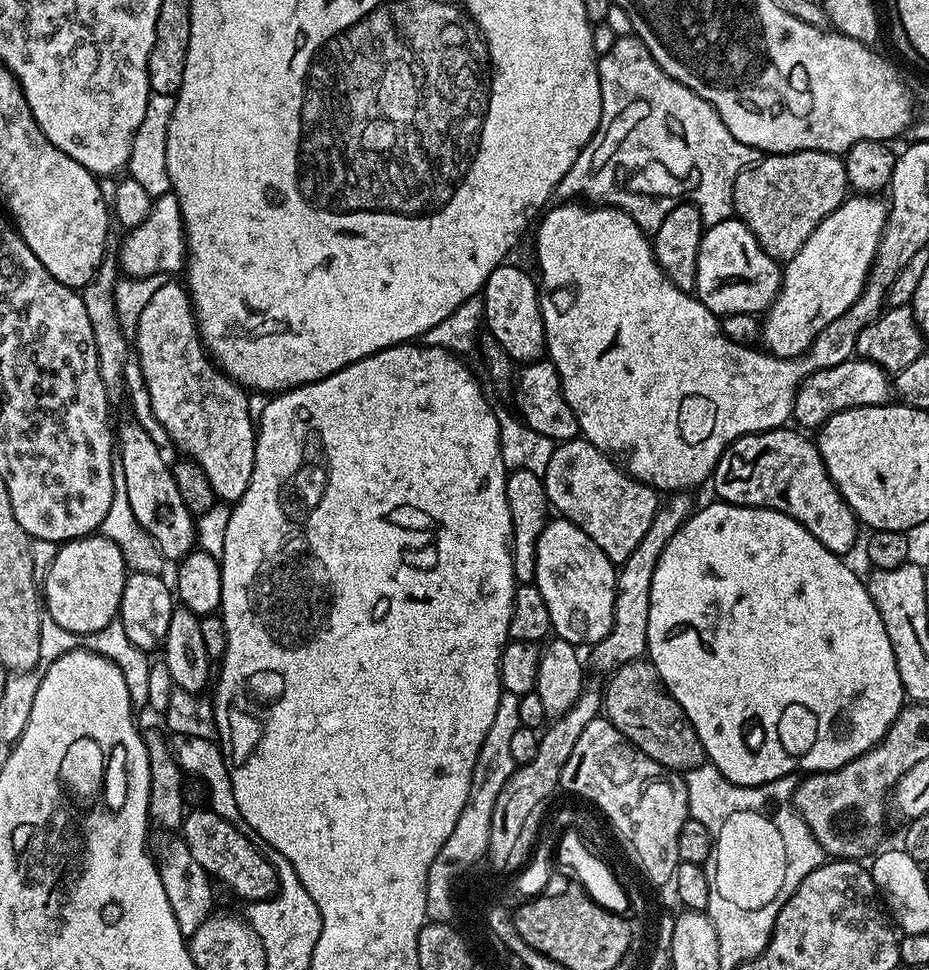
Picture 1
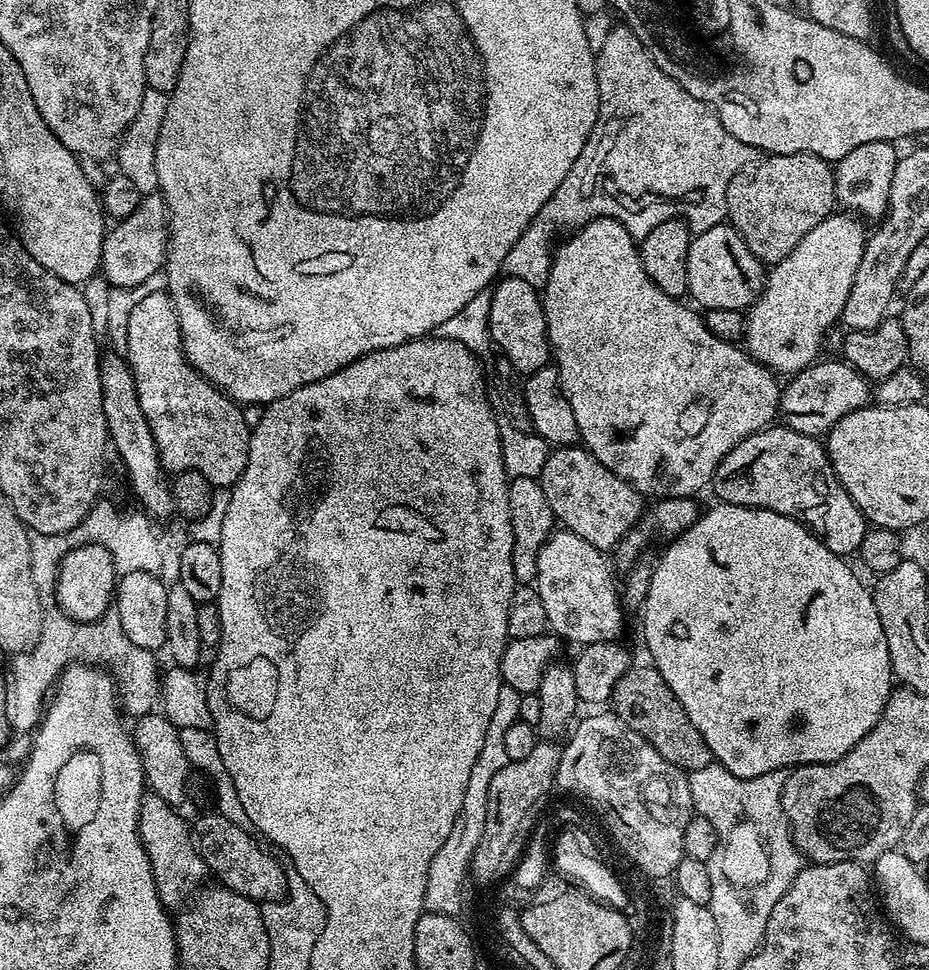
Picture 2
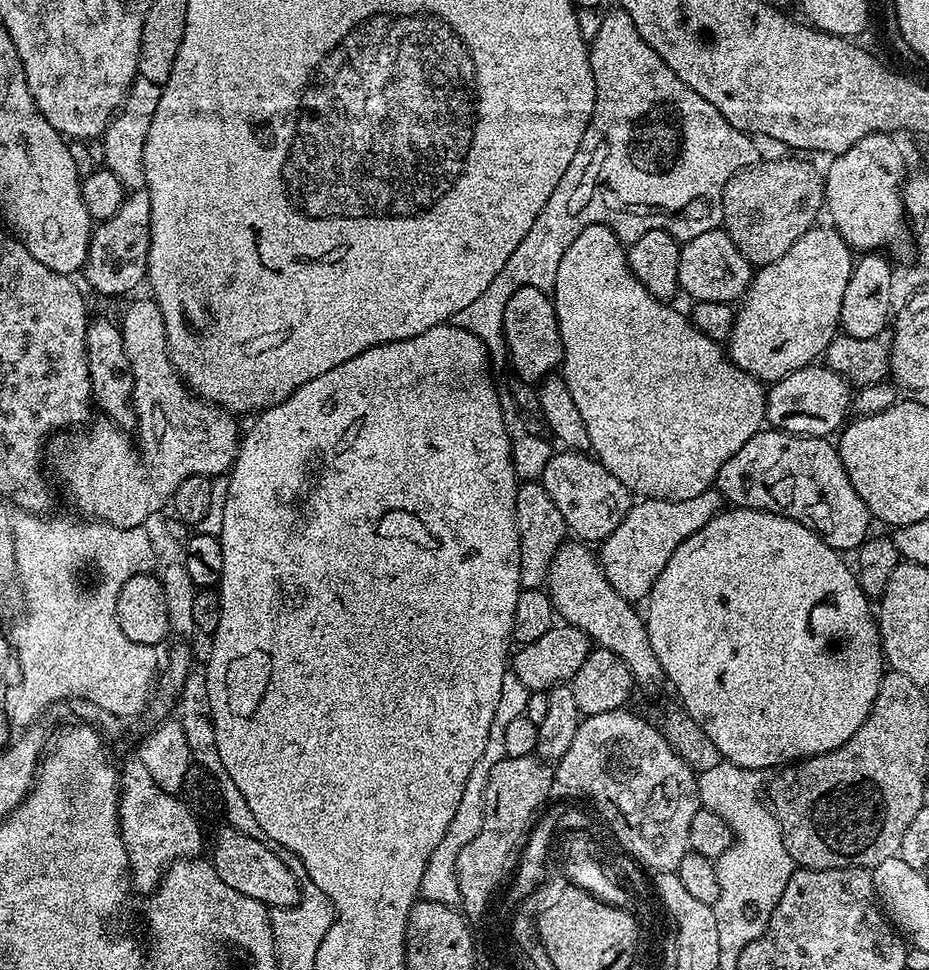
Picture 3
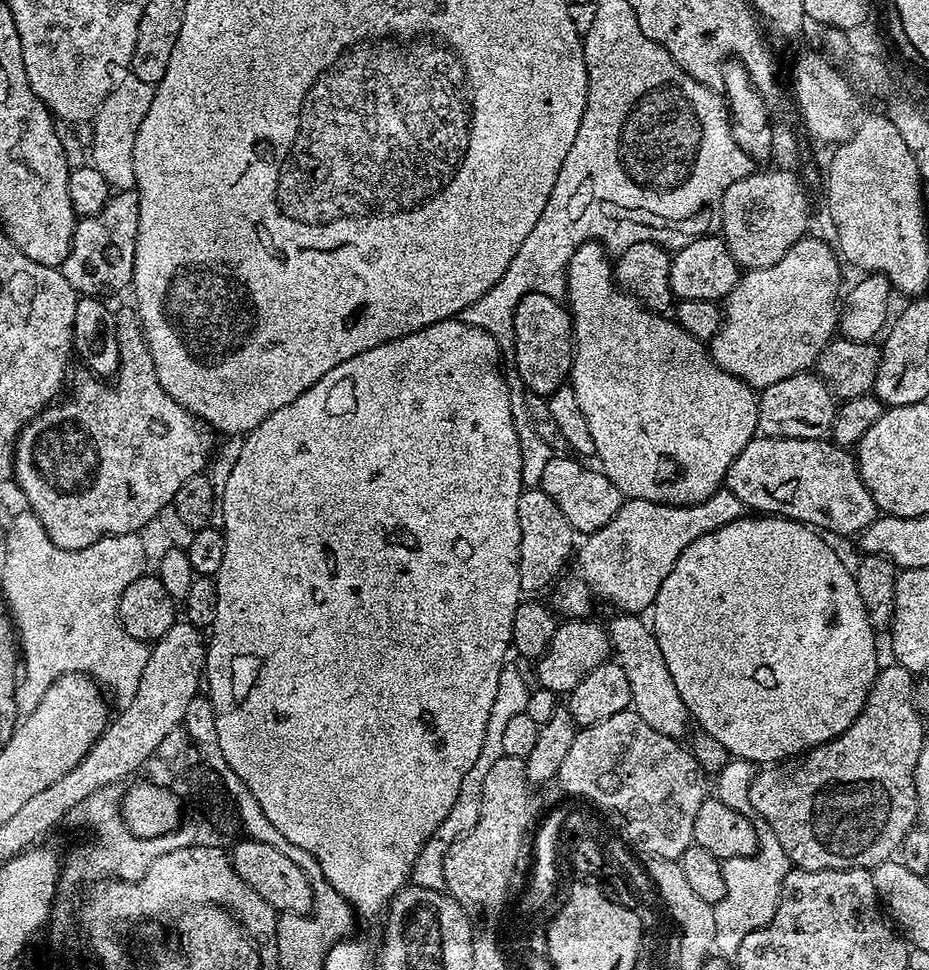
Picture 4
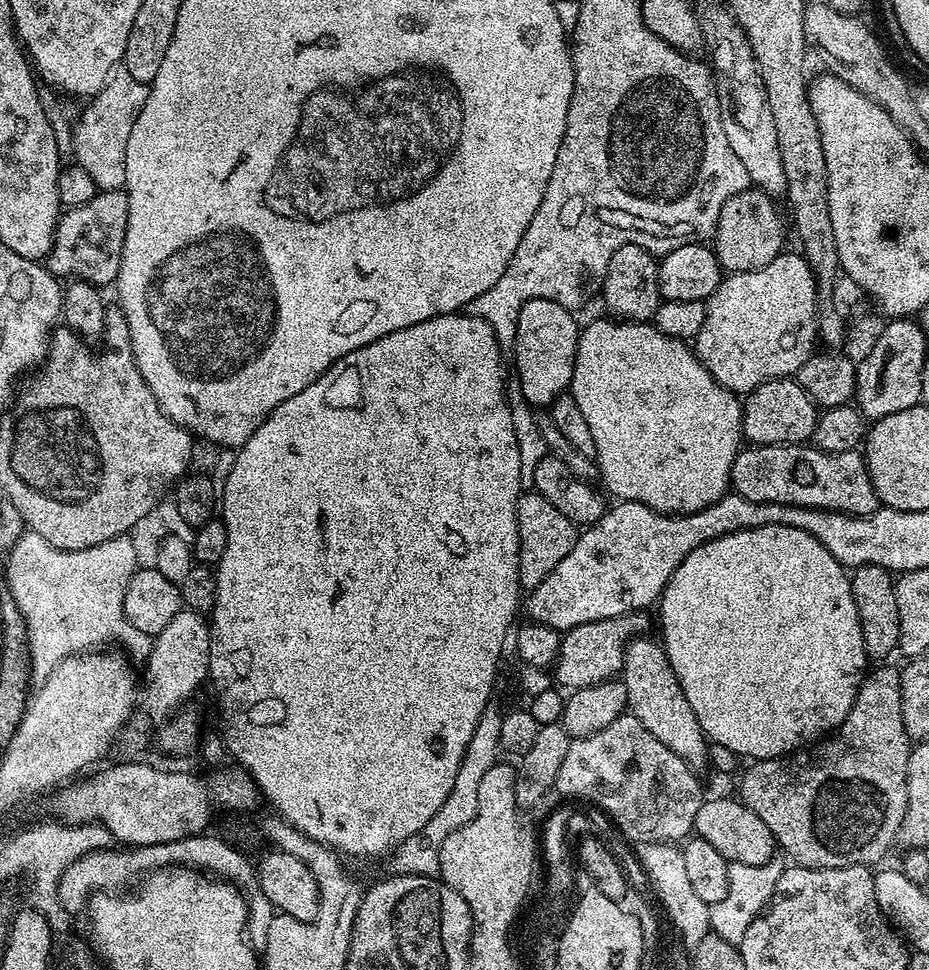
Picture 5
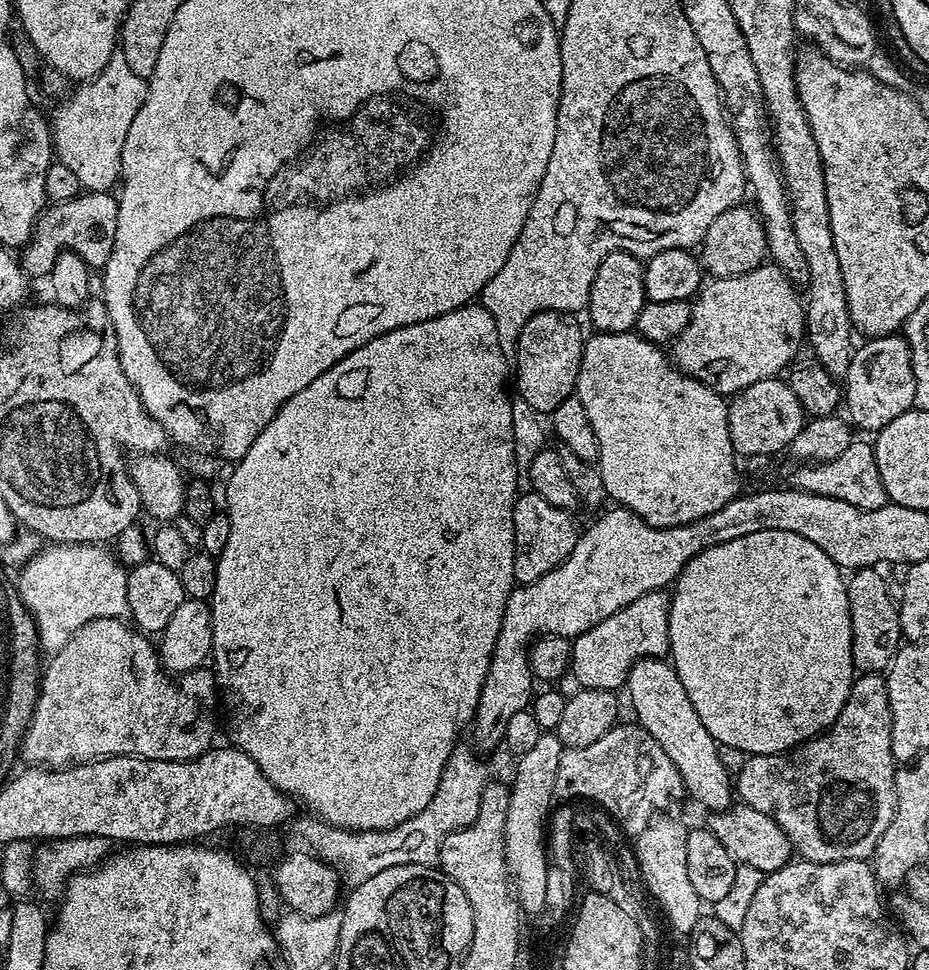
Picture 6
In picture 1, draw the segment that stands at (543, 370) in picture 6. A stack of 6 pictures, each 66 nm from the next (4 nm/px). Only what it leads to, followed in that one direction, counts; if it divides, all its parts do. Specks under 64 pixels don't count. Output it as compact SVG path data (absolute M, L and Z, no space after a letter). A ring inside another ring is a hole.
M512 262L500 264L490 274L490 278L486 278L482 299L486 332L501 344L512 361L525 365L545 355L540 293L533 277L531 280L522 269L515 268Z

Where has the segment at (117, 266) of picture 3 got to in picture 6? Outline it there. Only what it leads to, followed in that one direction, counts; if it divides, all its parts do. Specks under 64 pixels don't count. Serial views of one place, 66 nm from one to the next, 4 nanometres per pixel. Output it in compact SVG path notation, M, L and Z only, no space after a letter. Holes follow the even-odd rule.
M90 192L74 197L72 200L62 200L45 207L40 217L36 219L36 228L32 237L22 249L22 267L29 277L51 277L52 267L60 252L70 251L78 254L88 264L89 269L103 269L105 262L110 258L110 250L114 250L114 230L118 230L119 199L112 192Z

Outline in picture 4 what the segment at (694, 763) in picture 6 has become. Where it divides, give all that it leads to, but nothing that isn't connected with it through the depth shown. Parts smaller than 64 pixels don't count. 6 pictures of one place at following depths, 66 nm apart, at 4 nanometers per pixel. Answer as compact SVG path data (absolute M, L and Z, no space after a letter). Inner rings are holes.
M616 614L612 621L607 621L614 660L622 666L622 670L626 670L626 678L630 681L631 711L637 712L642 722L658 730L658 734L680 740L690 732L686 702L682 702L682 694L678 694L678 686L674 686L670 670L666 670L666 658L662 658L662 650L658 650L656 635L652 633L651 627L645 621L643 624L640 619L636 614Z

